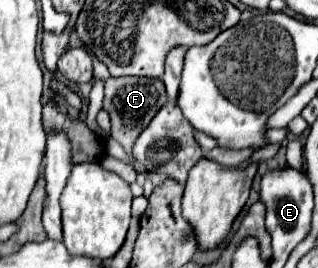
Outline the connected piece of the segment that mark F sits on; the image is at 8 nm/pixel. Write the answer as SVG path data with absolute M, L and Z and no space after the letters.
M108 78L106 80L106 96L104 96L104 110L110 114L112 120L112 138L118 140L126 152L132 150L138 134L150 124L152 116L166 104L166 90L162 80L158 78Z

